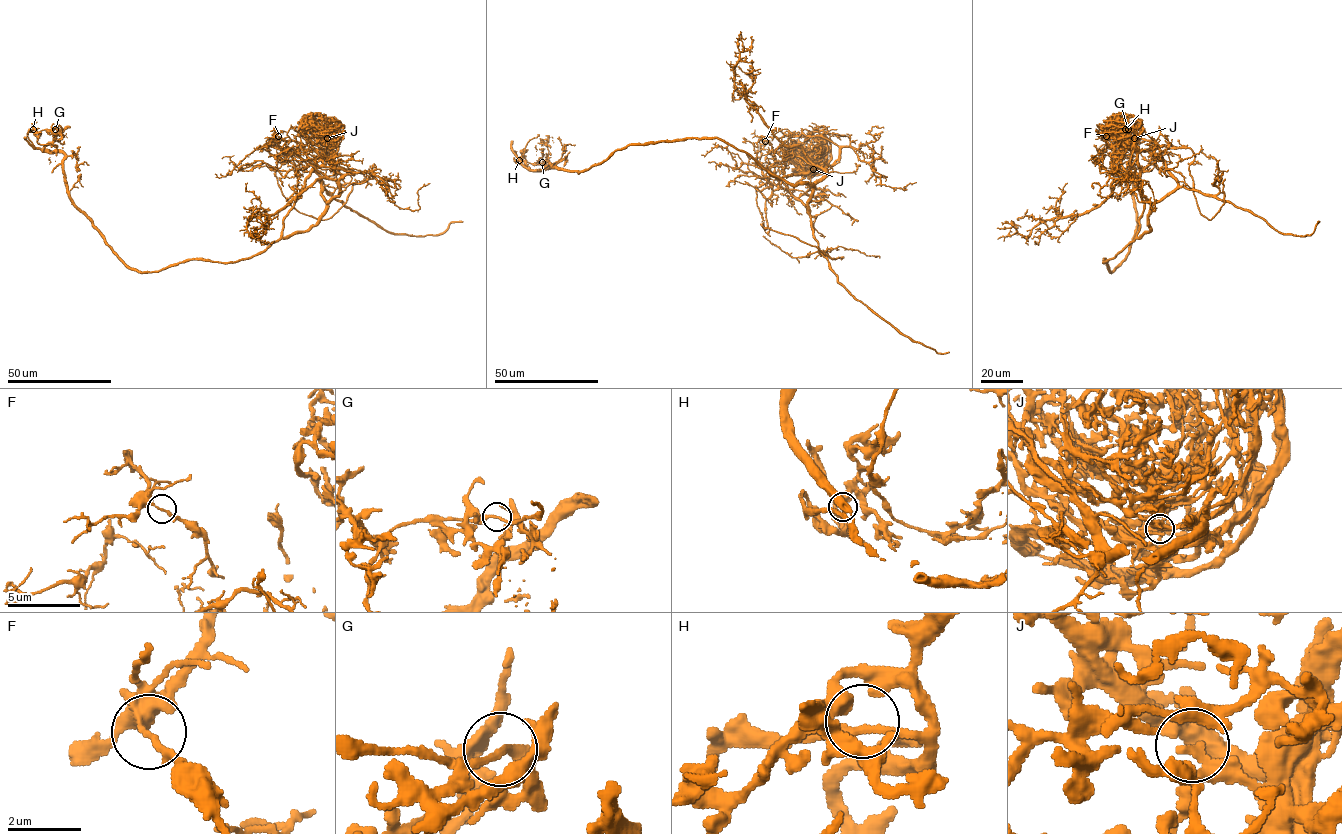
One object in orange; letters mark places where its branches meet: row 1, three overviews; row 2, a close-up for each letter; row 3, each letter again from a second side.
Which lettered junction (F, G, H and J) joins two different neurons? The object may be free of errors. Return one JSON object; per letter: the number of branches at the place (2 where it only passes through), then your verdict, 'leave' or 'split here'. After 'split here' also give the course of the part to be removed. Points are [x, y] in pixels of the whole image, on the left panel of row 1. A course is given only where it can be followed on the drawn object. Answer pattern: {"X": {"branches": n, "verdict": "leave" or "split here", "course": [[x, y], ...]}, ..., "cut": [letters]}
{"F": {"branches": 2, "verdict": "split here", "course": [[278, 136], [292, 153], [279, 148], [277, 184], [300, 212], [328, 219], [345, 203], [354, 179]]}, "G": {"branches": 2, "verdict": "leave"}, "H": {"branches": 2, "verdict": "leave"}, "J": {"branches": 2, "verdict": "leave"}, "cut": ["F"]}

